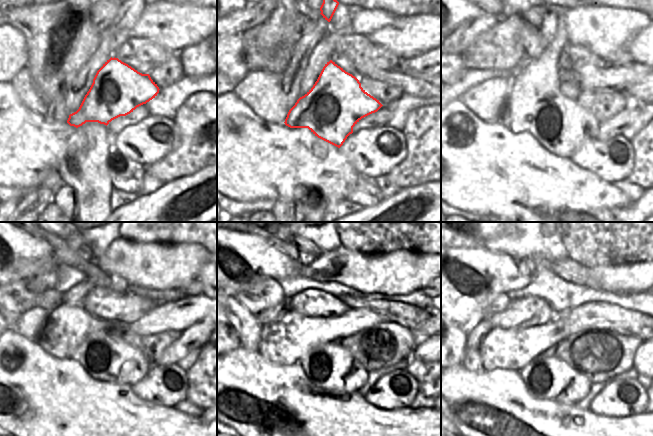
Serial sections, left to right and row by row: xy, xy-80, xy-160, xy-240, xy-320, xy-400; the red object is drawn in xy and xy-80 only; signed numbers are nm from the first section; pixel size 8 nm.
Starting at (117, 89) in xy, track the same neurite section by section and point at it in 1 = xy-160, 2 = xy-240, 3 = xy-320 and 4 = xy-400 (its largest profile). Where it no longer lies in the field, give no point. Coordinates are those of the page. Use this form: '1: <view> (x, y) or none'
1: xy-160 (536, 104)
2: xy-240 (105, 355)
3: xy-320 (330, 367)
4: xy-400 (546, 377)

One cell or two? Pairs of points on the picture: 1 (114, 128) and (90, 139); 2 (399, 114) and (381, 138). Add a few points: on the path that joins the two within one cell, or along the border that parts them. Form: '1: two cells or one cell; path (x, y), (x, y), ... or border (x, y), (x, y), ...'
1: two cells; border (106, 126), (113, 137)
2: two cells; border (366, 127), (391, 126), (402, 130)

